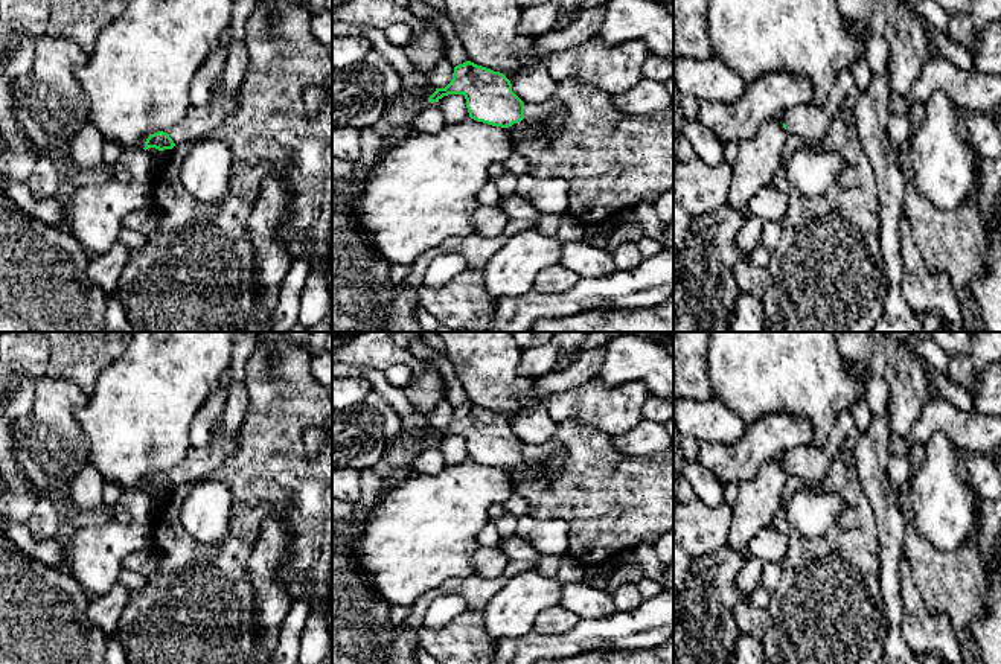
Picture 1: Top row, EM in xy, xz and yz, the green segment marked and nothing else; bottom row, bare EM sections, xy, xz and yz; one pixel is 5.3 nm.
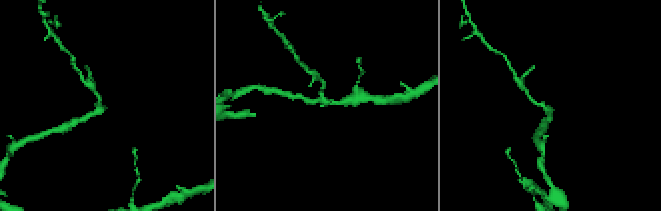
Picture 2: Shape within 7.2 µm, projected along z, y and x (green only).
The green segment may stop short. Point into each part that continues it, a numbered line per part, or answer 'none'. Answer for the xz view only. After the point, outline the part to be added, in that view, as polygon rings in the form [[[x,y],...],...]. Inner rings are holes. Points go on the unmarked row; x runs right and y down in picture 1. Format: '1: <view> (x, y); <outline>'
1: xz (523, 471); [[[524,460],[518,464],[513,464],[507,471],[509,471],[510,478],[515,484],[521,483],[521,481],[527,481],[527,480],[535,480],[541,474],[541,469],[536,464],[536,461],[535,463],[527,463]]]

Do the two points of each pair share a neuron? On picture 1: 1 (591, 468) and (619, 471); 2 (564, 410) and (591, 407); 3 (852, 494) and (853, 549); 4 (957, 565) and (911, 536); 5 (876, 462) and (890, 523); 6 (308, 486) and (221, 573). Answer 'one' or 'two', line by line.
1: one
2: one
3: one
4: one
5: one
6: one

